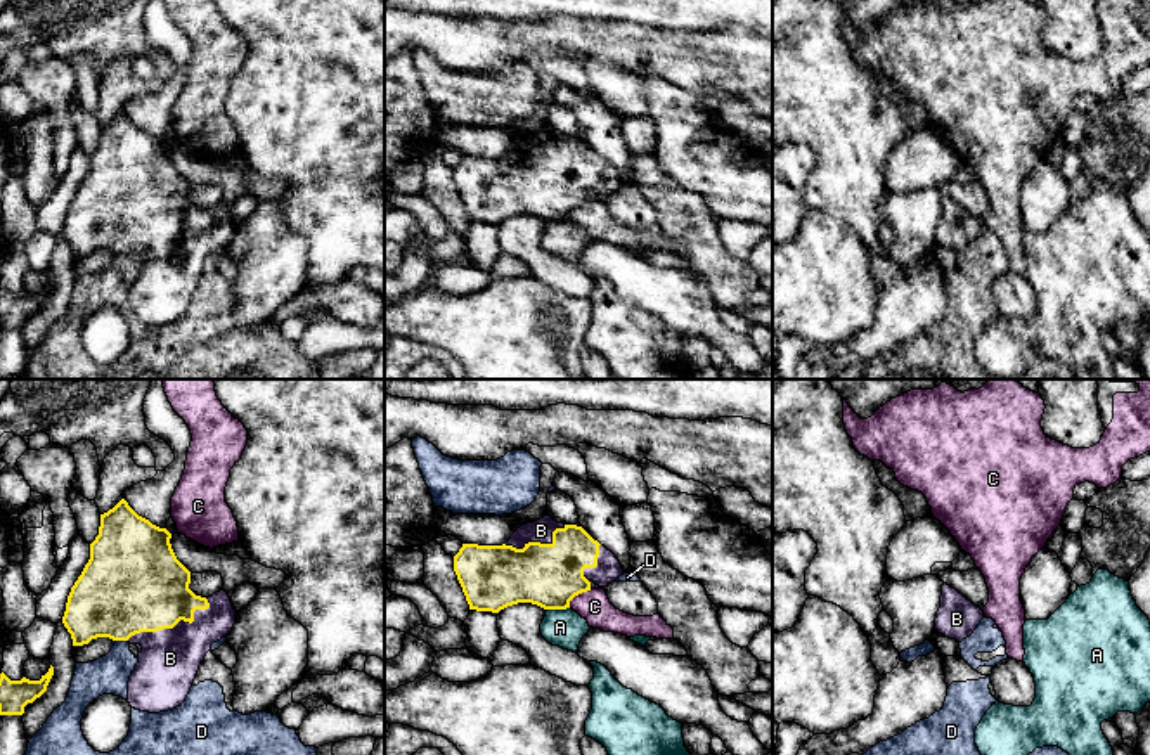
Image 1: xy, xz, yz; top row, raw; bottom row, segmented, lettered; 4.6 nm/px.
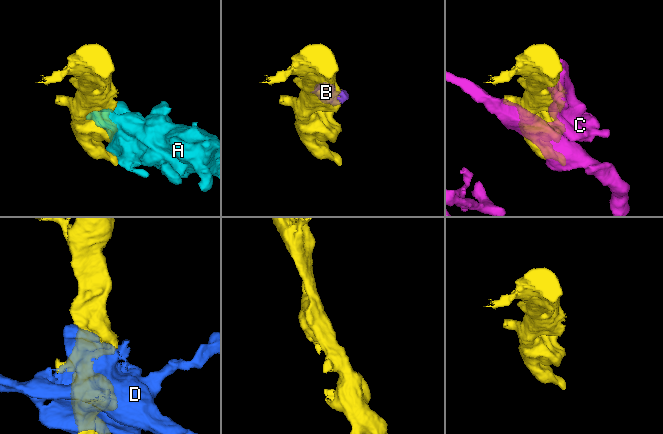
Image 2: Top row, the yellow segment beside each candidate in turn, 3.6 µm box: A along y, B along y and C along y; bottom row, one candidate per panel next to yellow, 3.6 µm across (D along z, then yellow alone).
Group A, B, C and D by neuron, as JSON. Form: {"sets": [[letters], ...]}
{"sets": [["A"], ["B"], ["C"], ["D"]]}

